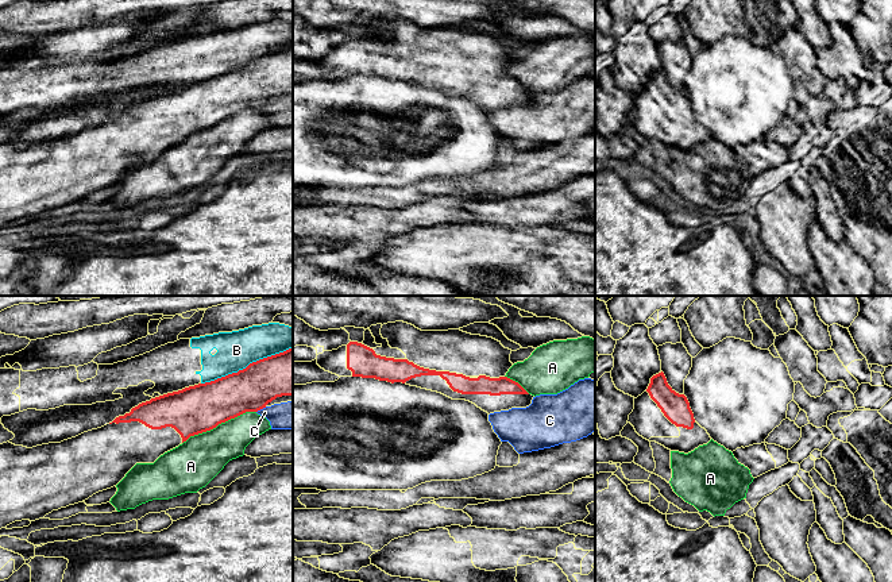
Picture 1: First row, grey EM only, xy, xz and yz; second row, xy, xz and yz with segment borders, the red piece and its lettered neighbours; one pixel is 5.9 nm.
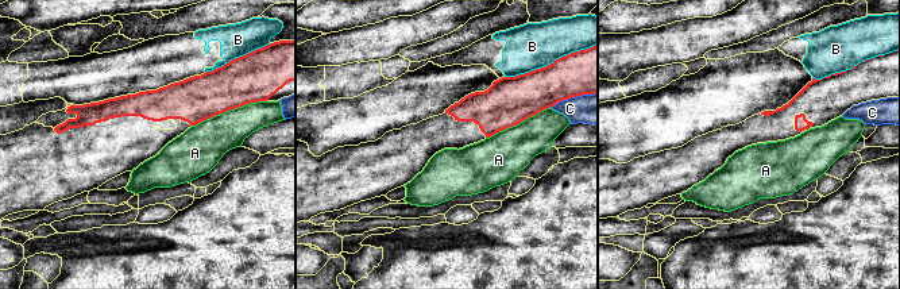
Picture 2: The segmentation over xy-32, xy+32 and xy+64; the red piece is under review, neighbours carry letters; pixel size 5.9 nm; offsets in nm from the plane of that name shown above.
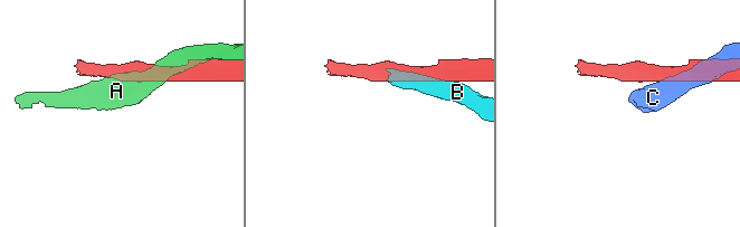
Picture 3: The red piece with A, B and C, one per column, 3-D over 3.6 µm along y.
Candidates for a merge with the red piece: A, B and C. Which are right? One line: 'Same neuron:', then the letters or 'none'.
Same neuron: none

